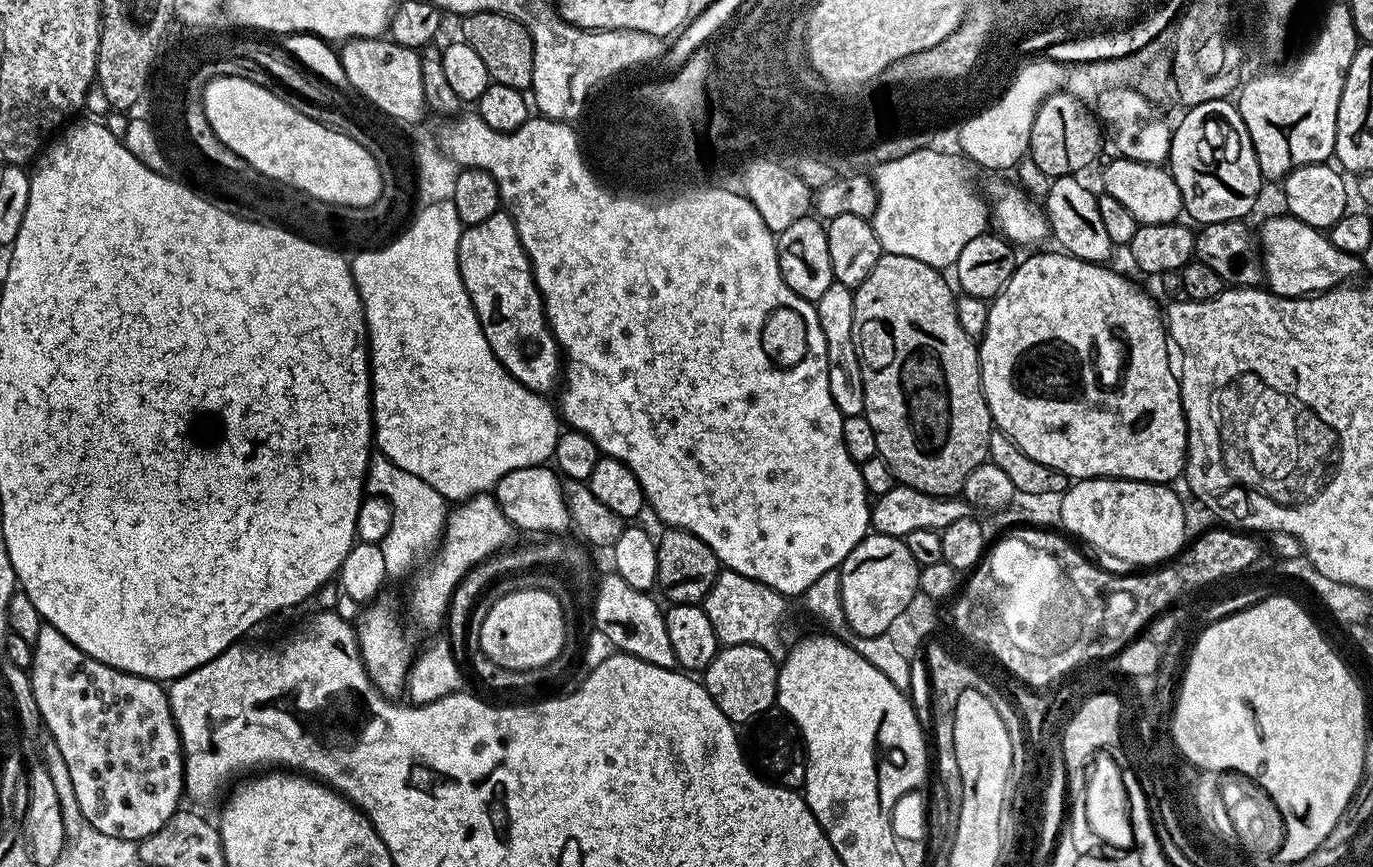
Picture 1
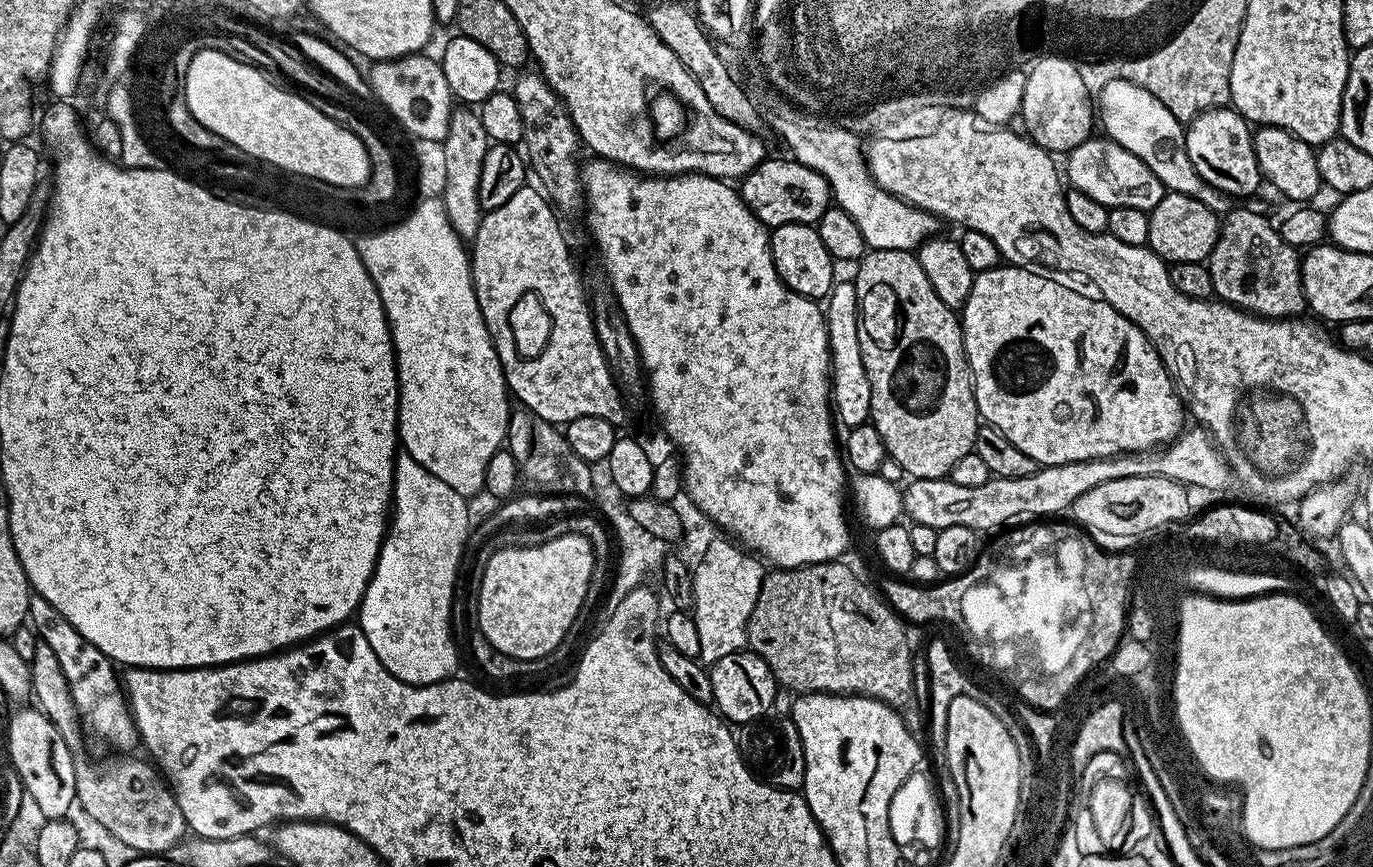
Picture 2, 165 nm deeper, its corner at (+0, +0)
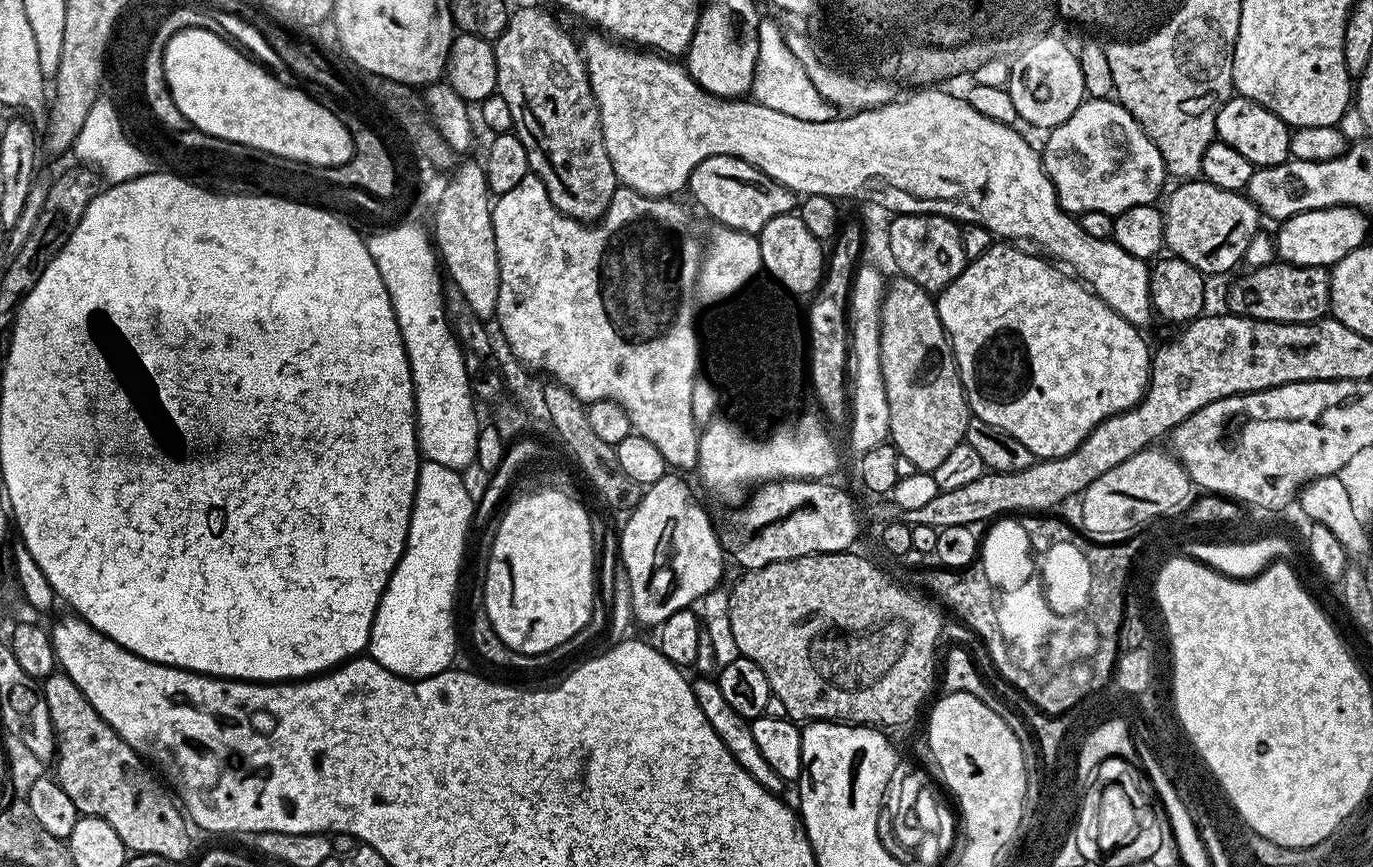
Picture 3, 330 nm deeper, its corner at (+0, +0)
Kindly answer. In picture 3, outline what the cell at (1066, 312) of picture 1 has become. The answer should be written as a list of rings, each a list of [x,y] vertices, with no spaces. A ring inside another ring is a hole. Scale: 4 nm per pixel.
[[[996,242],[996,245],[993,243],[988,247],[986,254],[969,259],[962,274],[954,278],[954,282],[950,282],[950,286],[946,286],[943,292],[935,297],[936,309],[942,326],[948,331],[948,339],[952,342],[960,381],[964,393],[968,395],[969,413],[975,419],[990,422],[990,426],[998,426],[998,430],[1006,430],[1006,434],[1014,434],[1014,438],[1018,438],[1018,442],[1022,442],[1022,446],[1026,446],[1026,450],[1030,450],[1033,457],[1053,460],[1073,452],[1104,420],[1121,415],[1140,404],[1149,387],[1149,373],[1152,371],[1153,361],[1150,359],[1150,348],[1148,352],[1148,344],[1140,337],[1141,329],[1137,325],[1122,318],[1110,306],[1106,306],[1106,302],[1099,300],[1095,292],[1085,287],[1079,279],[1073,278],[1043,255],[1027,256],[1020,248],[1023,247],[1013,246],[1008,242]]]

